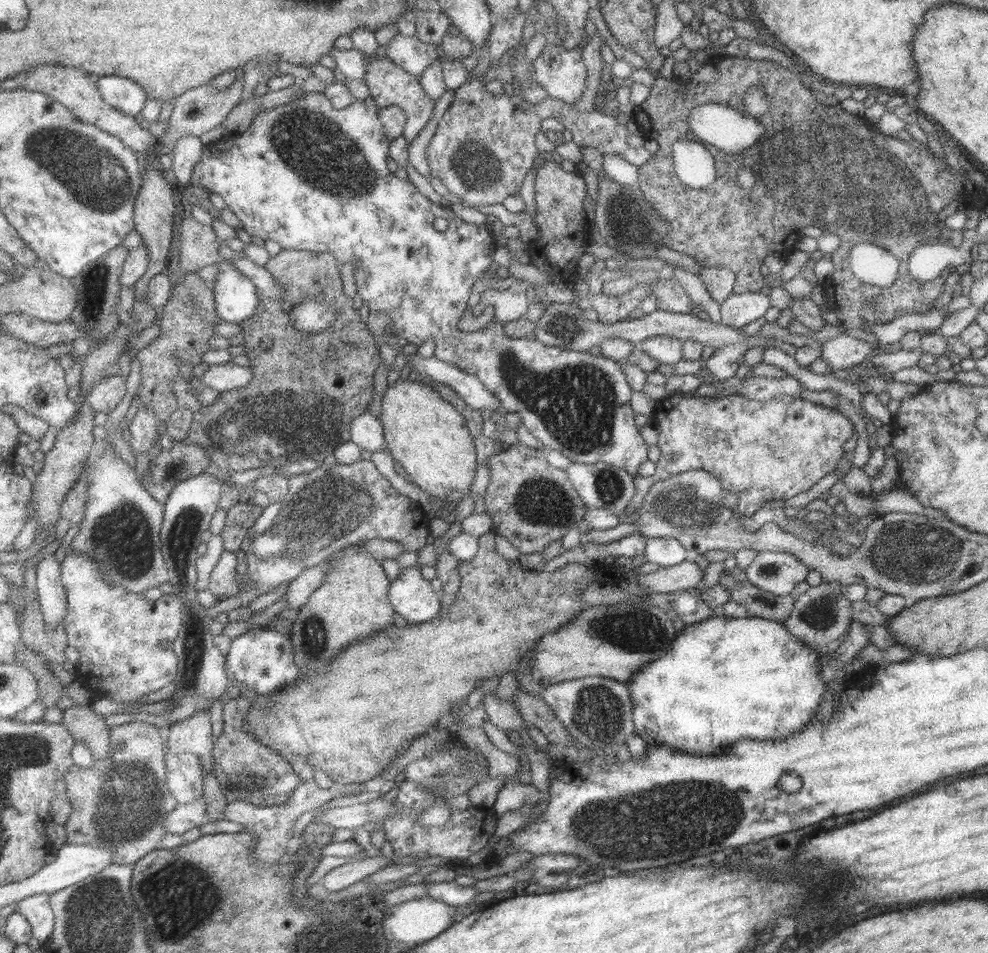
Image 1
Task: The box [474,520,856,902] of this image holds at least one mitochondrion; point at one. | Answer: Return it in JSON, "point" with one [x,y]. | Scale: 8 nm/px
{"point":[666,806]}

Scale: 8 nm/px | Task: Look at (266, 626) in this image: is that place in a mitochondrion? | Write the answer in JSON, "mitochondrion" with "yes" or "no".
{"mitochondrion":"no"}

